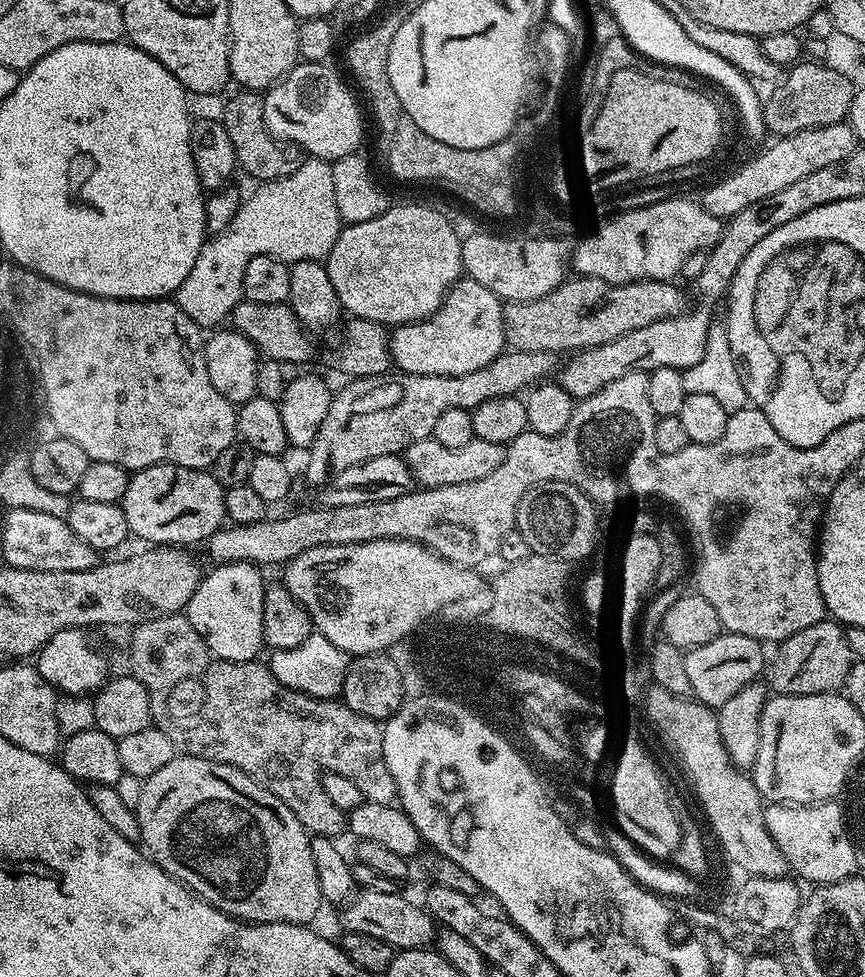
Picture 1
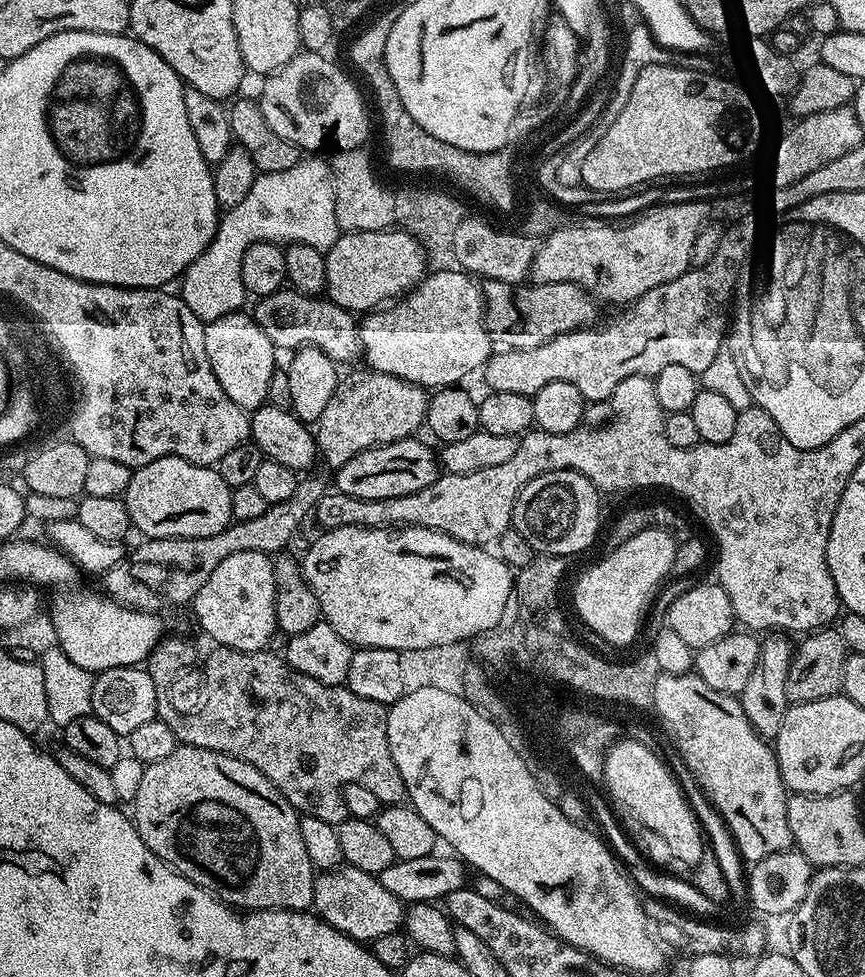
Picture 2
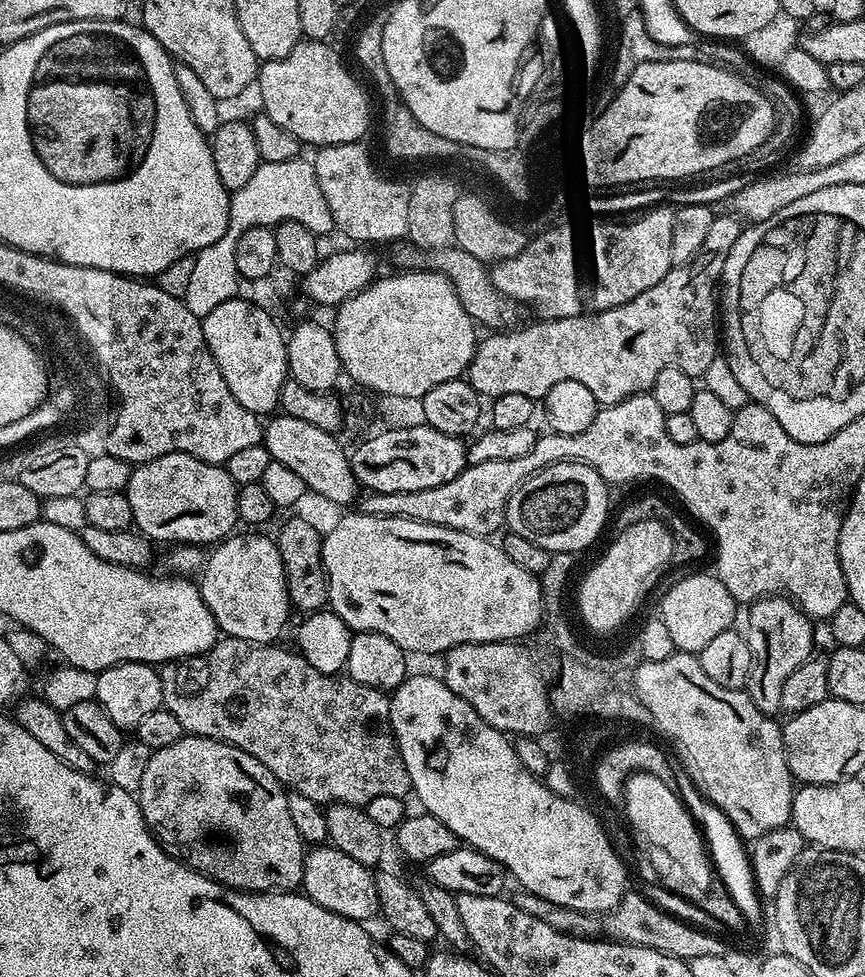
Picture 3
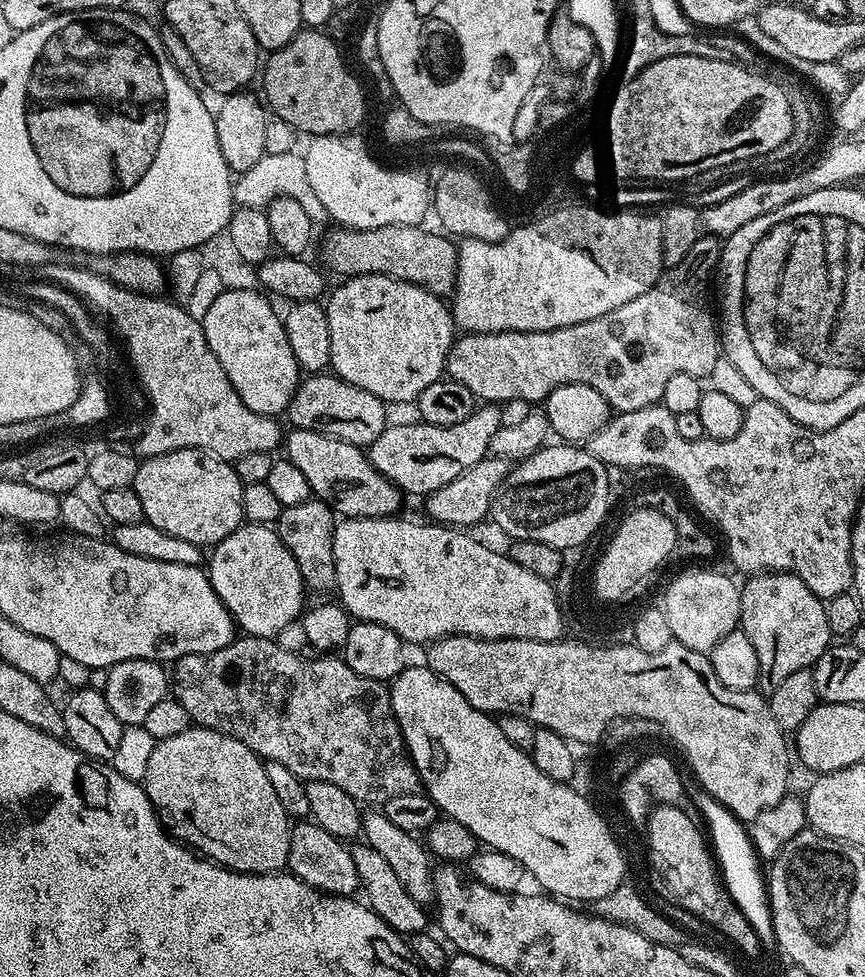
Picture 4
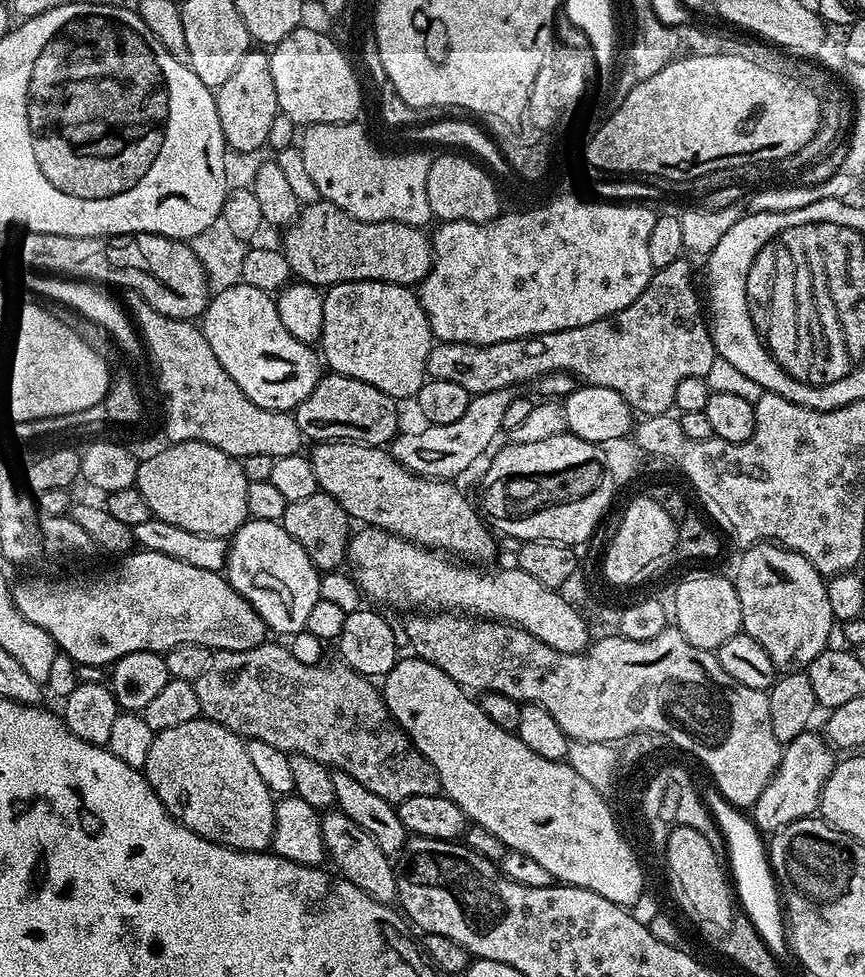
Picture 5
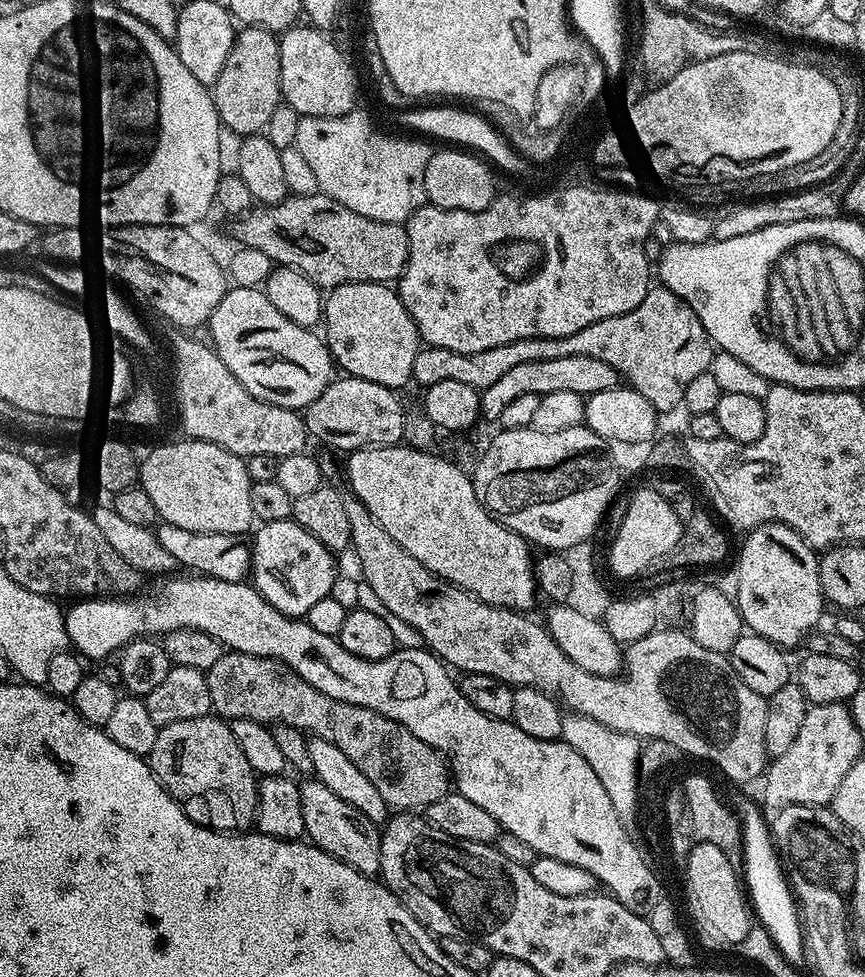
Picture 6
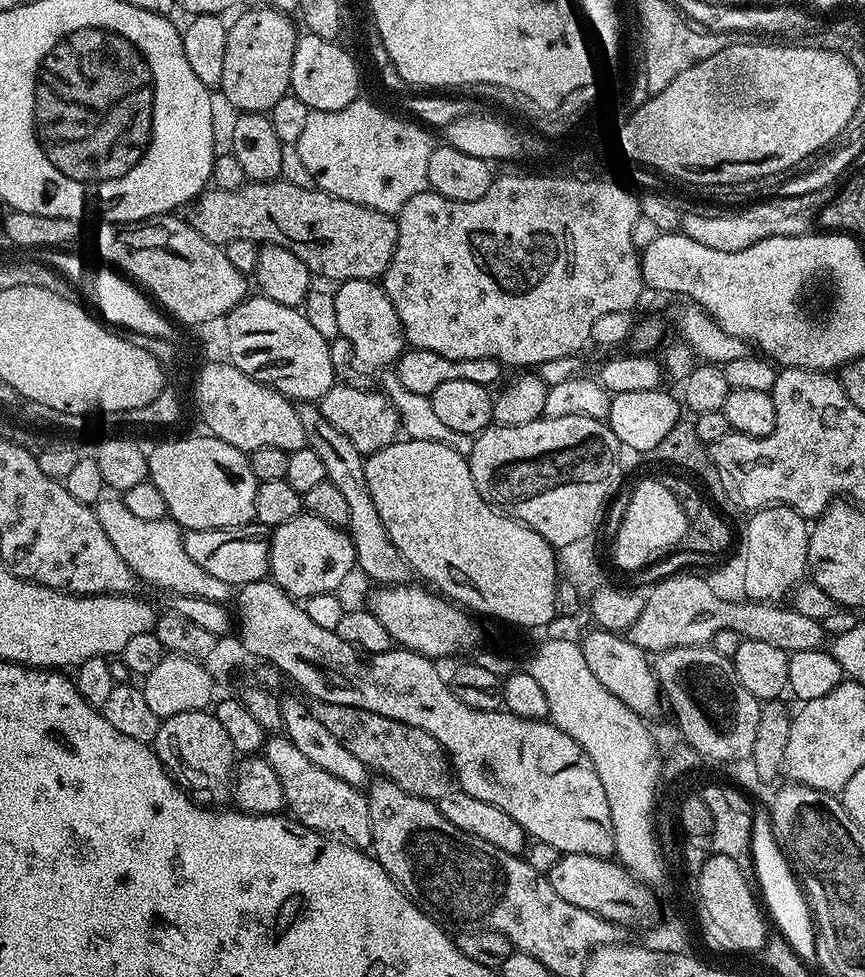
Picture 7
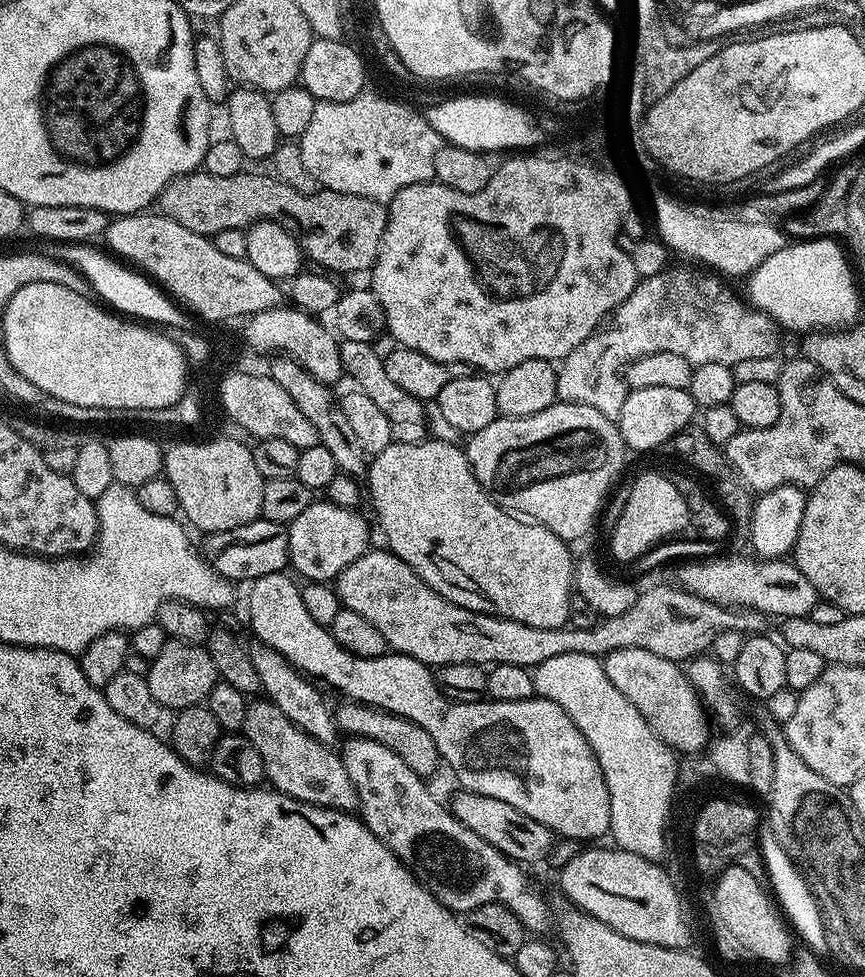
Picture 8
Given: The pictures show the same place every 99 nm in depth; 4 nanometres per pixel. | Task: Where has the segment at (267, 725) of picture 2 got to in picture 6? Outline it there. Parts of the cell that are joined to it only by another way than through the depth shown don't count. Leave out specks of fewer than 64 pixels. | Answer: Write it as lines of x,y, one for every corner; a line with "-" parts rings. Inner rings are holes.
231,650
225,651
214,666
206,673
208,678
208,689
210,690
210,702
212,712
217,717
225,721
253,720
259,724
285,724
298,729
299,732
307,734
309,737
321,736
326,742
338,746
354,766
365,768
368,775
376,778
380,786
382,798
388,804
389,809
403,810
412,814
417,810
426,810
438,798
442,798
450,791
450,769
448,761
440,753
436,752
422,738
414,738
406,726
386,718
369,708
359,708
350,702
338,702
322,690
314,690
310,682
306,682
290,666
286,666
273,656
255,656
254,654
242,654

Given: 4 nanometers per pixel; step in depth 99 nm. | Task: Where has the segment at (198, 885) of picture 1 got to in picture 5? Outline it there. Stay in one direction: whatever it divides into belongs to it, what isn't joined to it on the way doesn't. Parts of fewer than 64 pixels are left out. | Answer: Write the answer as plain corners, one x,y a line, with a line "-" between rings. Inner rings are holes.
197,718
182,722
182,726
170,726
170,730
155,733
150,742
150,754
142,769
148,785
158,794
162,806
179,824
186,825
194,834
237,848
240,852
267,852
272,846
276,825
276,800
266,782
250,763
247,743
235,732
213,720

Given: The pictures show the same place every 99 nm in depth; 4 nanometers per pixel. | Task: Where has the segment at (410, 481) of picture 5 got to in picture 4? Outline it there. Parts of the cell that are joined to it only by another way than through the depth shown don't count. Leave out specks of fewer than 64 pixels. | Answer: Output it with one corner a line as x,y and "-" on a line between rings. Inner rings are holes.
292,428
283,437
282,452
287,460
294,462
298,470
310,482
312,495
324,501
333,513
344,518
354,516
382,516
392,518
400,508
402,493
395,484
390,483
368,461
367,451
361,445
342,442
314,430

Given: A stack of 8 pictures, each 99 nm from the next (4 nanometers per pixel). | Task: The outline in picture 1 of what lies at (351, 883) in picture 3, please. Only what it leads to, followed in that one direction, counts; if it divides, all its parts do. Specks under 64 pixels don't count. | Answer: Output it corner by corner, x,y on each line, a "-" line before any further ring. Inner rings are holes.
365,888
357,891
339,909
340,920
344,923
342,926
344,932
353,932
354,934
366,934
370,938
378,938
382,942
386,942
394,950
403,950
405,948
426,948
433,943
434,940
434,921
427,911
419,903
411,904
404,896
399,896
399,891
379,892
378,890
370,890

